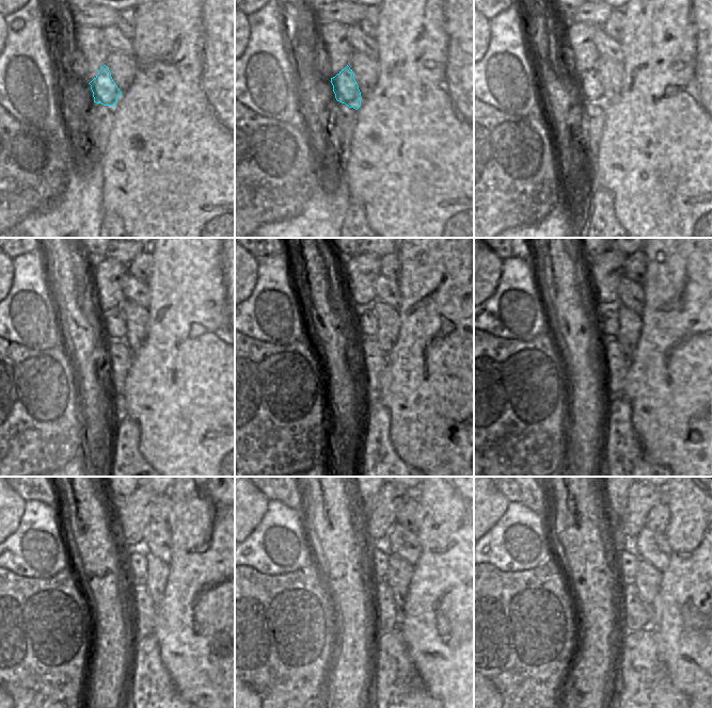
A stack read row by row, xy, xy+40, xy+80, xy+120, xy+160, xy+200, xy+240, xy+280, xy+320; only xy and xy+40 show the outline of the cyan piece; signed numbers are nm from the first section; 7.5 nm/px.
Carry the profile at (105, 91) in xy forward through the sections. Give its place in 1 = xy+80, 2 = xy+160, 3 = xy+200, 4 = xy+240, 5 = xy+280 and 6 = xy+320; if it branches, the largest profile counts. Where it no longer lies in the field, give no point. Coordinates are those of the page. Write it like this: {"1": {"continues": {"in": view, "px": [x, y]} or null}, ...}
{"1": {"continues": {"in": "xy+80", "px": [589, 86]}}, "2": {"continues": {"in": "xy+160", "px": [366, 322]}}, "3": {"continues": {"in": "xy+200", "px": [607, 312]}}, "4": {"continues": {"in": "xy+240", "px": [136, 562]}}, "5": {"continues": {"in": "xy+280", "px": [379, 553]}}, "6": {"continues": {"in": "xy+320", "px": [628, 560]}}}

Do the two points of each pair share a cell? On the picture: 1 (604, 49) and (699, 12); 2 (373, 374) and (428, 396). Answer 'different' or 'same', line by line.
1: different
2: different

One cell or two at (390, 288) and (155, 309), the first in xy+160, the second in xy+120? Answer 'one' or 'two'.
two

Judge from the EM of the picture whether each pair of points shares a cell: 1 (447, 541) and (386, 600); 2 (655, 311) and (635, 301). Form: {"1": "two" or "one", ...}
{"1": "two", "2": "two"}

